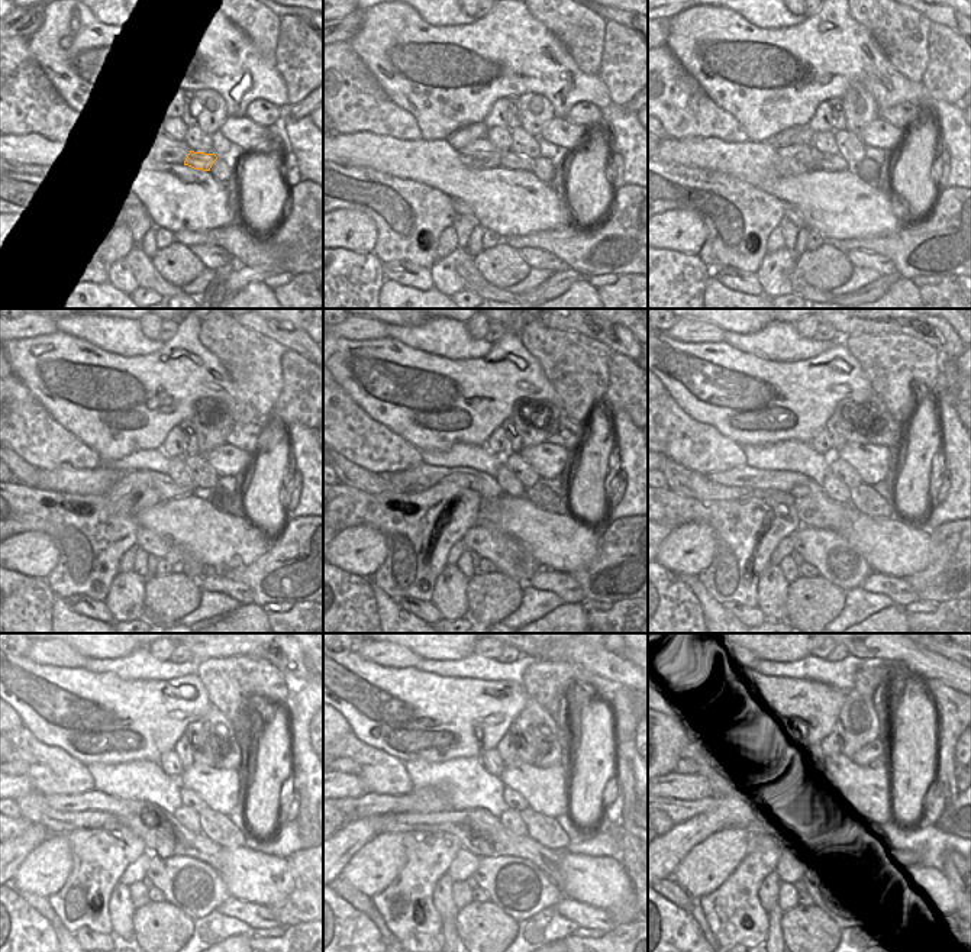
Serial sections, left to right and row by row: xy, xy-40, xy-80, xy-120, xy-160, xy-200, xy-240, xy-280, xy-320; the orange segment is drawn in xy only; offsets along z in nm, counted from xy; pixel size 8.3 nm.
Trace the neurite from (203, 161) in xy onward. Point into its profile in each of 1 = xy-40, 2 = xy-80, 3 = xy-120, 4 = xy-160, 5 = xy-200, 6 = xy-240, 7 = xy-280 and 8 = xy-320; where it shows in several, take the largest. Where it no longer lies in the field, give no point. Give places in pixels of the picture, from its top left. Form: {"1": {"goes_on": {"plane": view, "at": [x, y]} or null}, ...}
{"1": {"goes_on": {"plane": "xy-40", "at": [510, 160]}}, "2": {"goes_on": {"plane": "xy-80", "at": [825, 161]}}, "3": {"goes_on": {"plane": "xy-120", "at": [164, 486]}}, "4": {"goes_on": {"plane": "xy-160", "at": [418, 478]}}, "5": {"goes_on": {"plane": "xy-200", "at": [745, 476]}}, "6": {"goes_on": {"plane": "xy-240", "at": [93, 800]}}, "7": {"goes_on": {"plane": "xy-280", "at": [368, 804]}}, "8": {"goes_on": {"plane": "xy-320", "at": [678, 810]}}}

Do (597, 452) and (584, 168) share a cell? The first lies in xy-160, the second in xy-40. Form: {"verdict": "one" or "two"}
{"verdict": "one"}

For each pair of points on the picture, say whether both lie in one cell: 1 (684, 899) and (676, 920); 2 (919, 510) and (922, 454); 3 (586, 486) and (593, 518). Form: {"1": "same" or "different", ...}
{"1": "different", "2": "same", "3": "same"}

